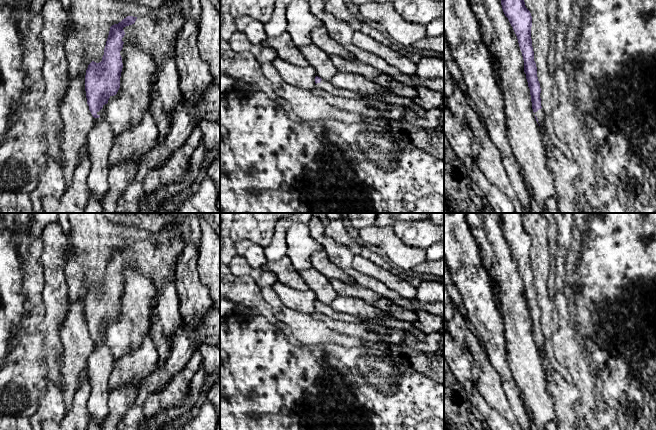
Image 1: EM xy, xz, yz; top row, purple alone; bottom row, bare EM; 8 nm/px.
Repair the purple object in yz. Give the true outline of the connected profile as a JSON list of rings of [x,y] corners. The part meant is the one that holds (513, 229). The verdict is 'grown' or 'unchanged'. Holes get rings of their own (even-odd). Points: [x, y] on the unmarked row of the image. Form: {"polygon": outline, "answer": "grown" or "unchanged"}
{"polygon": [[[501,213],[501,229],[517,260],[524,284],[524,296],[530,313],[532,333],[537,347],[544,350],[545,338],[541,330],[541,312],[537,301],[534,275],[531,263],[532,240],[526,232],[522,213]]], "answer": "grown"}

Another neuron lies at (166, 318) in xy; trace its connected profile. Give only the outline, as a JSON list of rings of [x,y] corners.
[[[170,280],[162,289],[156,290],[152,309],[152,326],[149,335],[157,349],[158,364],[166,363],[170,356],[172,336],[179,328],[183,328],[183,325],[176,282]]]

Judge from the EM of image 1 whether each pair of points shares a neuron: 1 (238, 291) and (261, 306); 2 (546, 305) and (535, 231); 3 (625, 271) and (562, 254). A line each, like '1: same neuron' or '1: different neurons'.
1: same neuron
2: same neuron
3: different neurons

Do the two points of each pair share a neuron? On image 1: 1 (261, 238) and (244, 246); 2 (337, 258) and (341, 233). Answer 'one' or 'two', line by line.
1: two
2: two

